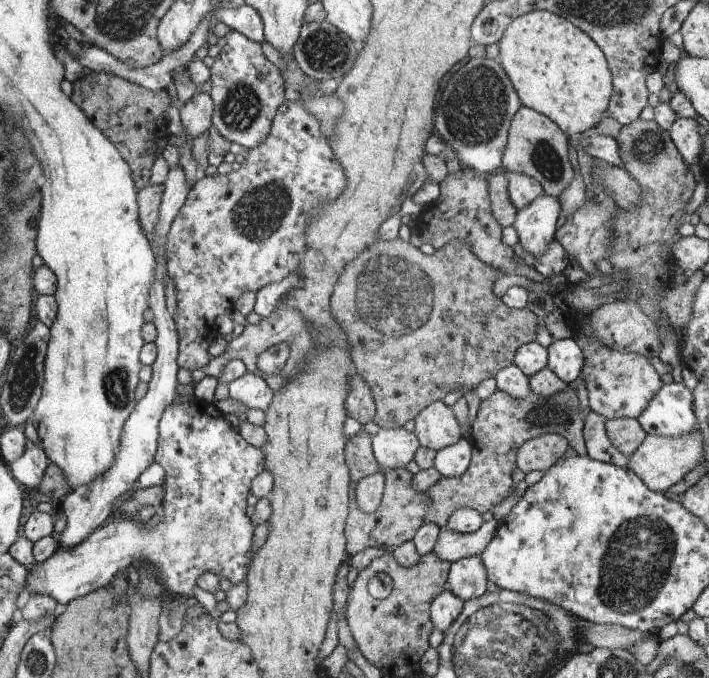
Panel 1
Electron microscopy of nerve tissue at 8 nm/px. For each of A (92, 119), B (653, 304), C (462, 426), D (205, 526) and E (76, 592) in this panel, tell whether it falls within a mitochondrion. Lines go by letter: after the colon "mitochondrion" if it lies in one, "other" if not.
A: other
B: other
C: other
D: mitochondrion
E: other

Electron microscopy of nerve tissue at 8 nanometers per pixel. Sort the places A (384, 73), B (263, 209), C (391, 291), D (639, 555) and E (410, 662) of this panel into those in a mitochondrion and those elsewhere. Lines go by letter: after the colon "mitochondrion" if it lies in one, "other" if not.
A: other
B: mitochondrion
C: mitochondrion
D: mitochondrion
E: other

